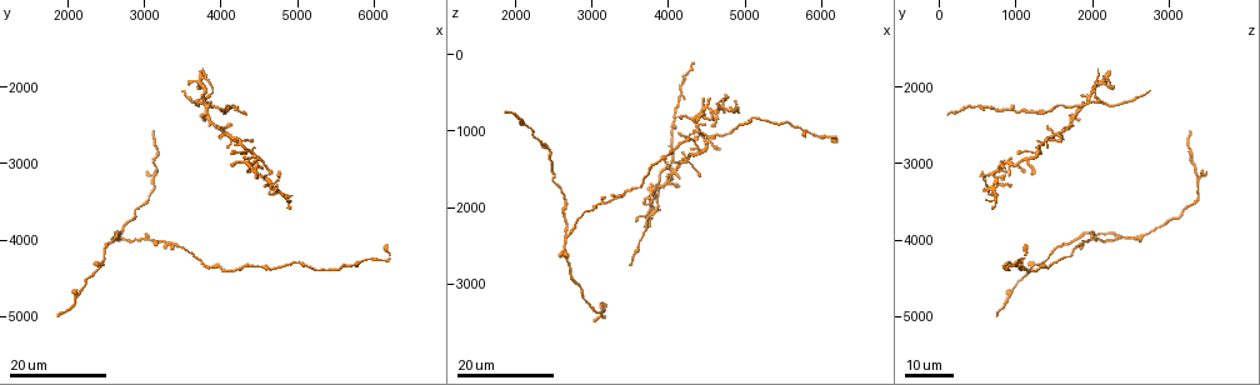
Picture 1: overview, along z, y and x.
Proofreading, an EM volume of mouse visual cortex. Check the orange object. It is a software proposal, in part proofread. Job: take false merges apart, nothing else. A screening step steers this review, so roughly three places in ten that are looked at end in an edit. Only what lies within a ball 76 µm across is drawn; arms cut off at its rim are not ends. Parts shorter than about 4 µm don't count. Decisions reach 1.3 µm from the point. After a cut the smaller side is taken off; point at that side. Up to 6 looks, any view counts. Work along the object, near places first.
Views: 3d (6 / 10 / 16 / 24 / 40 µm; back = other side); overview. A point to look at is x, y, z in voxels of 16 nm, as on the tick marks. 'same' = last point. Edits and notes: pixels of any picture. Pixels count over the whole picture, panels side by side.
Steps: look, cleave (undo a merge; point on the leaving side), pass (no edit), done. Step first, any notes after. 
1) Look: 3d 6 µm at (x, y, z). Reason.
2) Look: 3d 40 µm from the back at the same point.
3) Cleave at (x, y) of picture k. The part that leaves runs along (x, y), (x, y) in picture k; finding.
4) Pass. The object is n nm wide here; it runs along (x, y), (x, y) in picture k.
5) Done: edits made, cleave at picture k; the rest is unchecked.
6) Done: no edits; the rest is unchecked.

Look: 3d 24 µm at (3750, 2150, 2100). Arms part here.

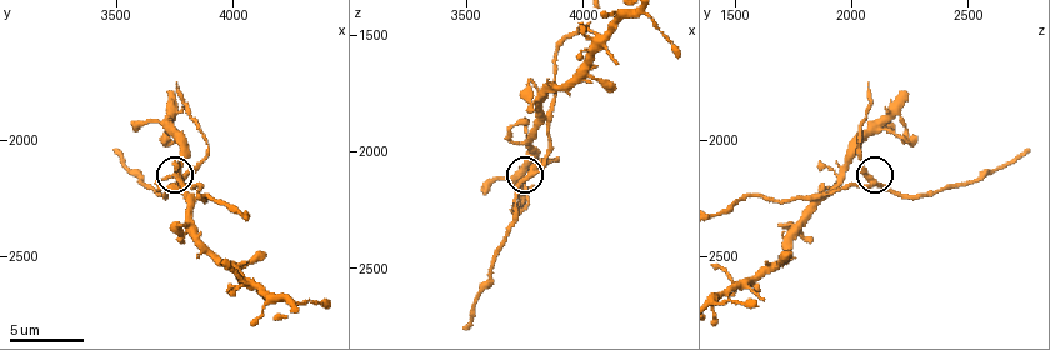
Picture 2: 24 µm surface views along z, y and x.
Look: 3d 10 µm at (3790, 2160, 2080).

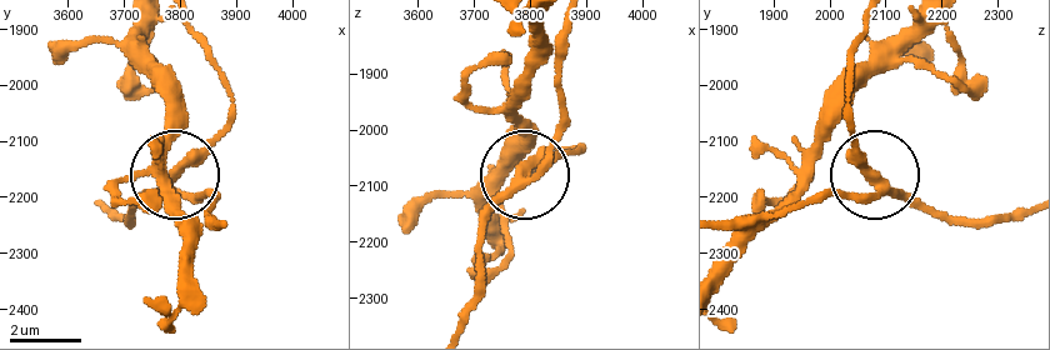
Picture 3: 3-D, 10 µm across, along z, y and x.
Pass. One neuron here.

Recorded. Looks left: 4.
Look: 3d 16 µm at (3860, 2260, 1840). Thin arm on a thick one.

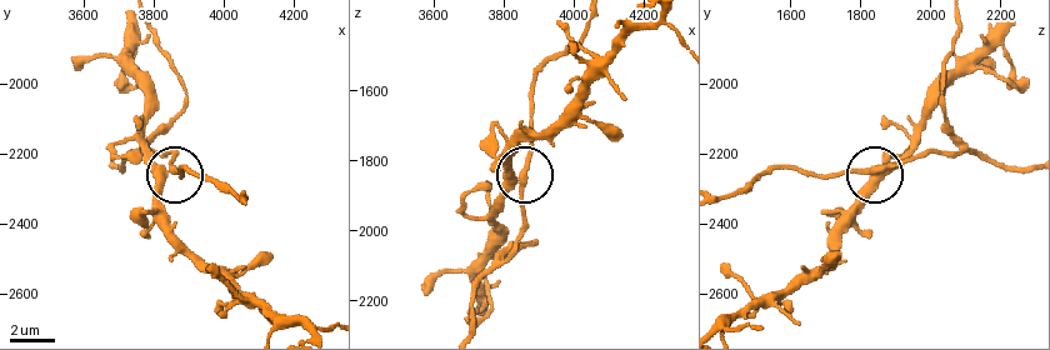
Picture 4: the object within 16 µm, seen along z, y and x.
Pass. One neuron here.

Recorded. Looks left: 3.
Look: 3d 16 µm at (3050, 4000, 2000). Two arms in line, one across.

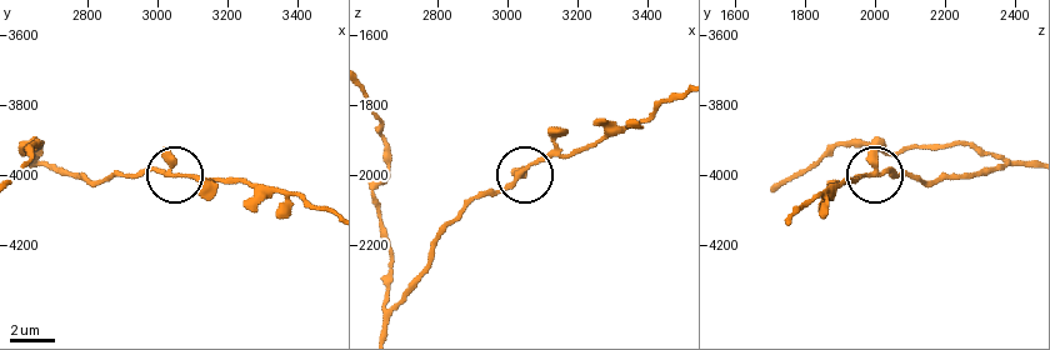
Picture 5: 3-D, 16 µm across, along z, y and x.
Look: 3d 6 µm at (3070, 4000, 1970).

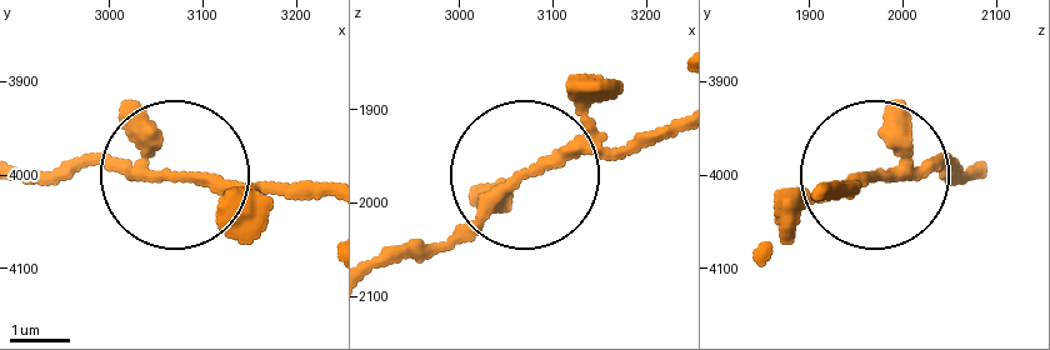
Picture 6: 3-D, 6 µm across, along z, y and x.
Look: 3d 6 µm from the back at (3075, 4000, 1970).

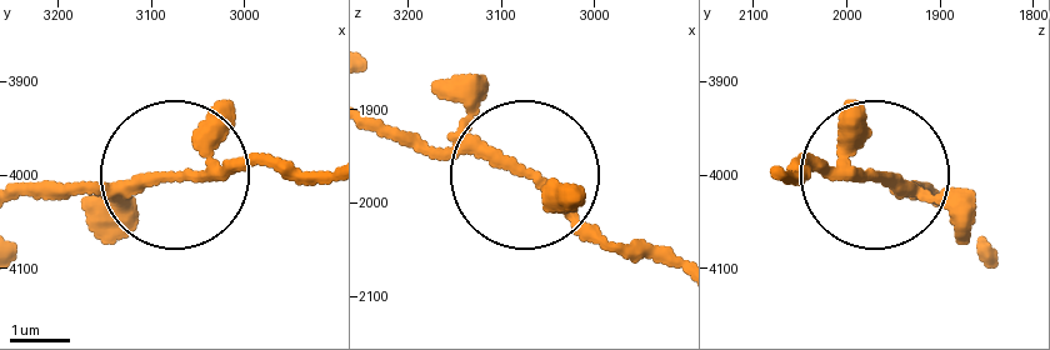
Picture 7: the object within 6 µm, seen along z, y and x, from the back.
Pass. The object is 170 nm wide here; all the same neuron.

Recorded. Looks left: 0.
Done: no edits; the rest is unchecked.

